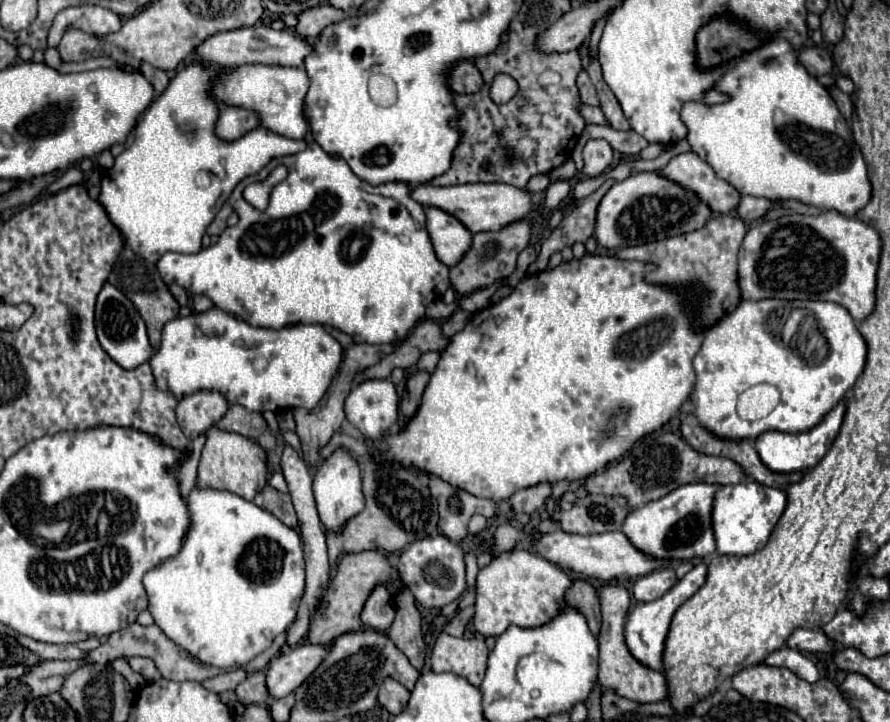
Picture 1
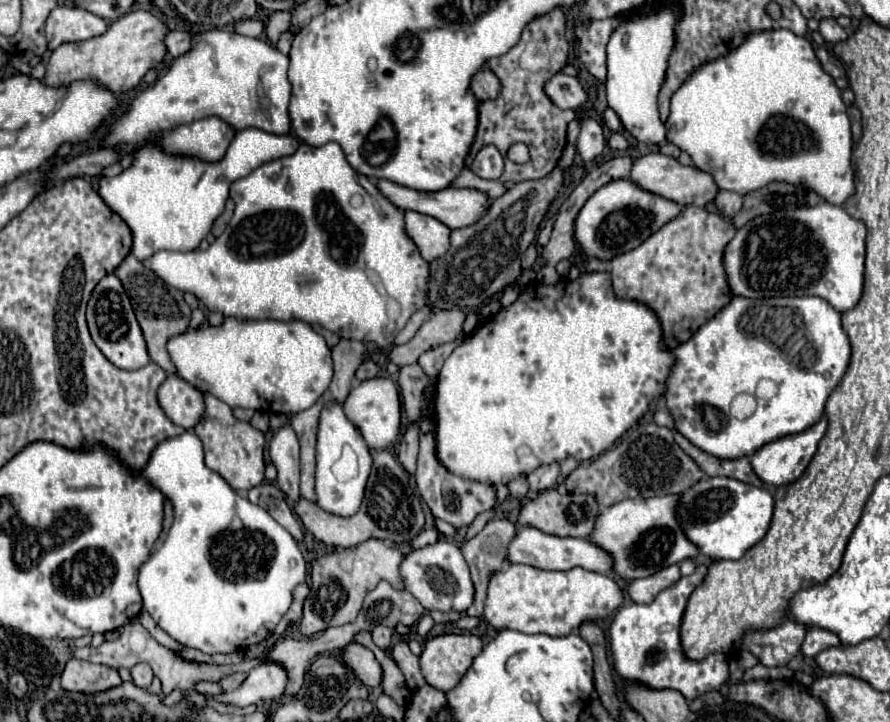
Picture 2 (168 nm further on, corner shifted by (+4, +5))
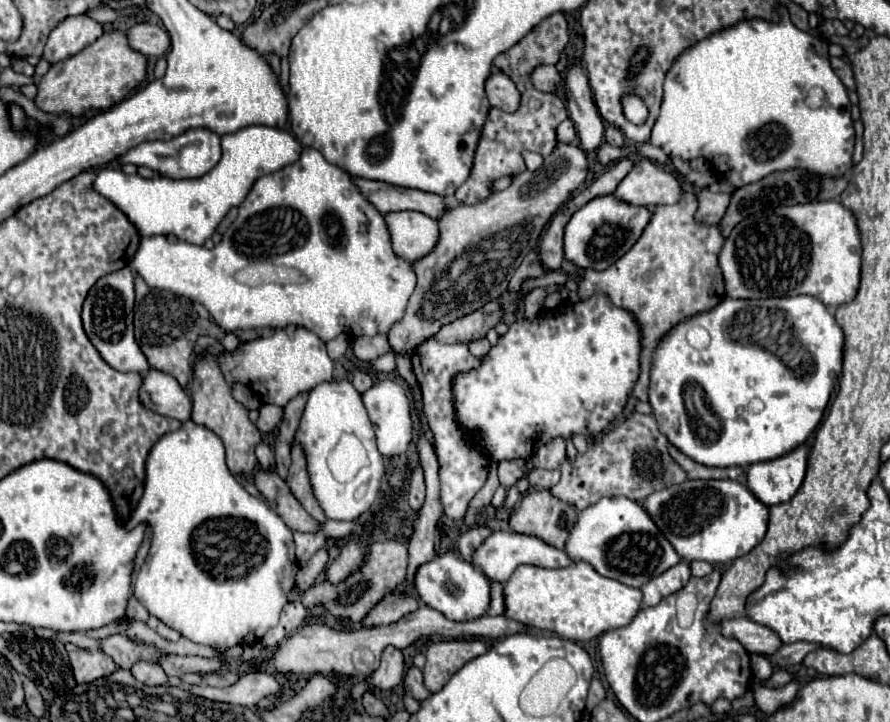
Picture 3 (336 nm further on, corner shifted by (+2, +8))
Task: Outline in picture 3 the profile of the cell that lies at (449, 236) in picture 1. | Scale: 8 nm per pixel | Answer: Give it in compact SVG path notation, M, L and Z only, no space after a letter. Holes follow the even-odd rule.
M391 212L383 216L391 234L391 246L399 258L413 262L433 250L439 228L433 218L419 212Z

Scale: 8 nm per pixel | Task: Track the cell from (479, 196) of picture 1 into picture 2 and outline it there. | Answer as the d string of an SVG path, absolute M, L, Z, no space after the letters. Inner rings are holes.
M379 179L375 181L377 187L381 189L381 193L385 197L389 197L389 201L405 211L419 211L425 215L431 215L435 219L439 219L441 223L445 223L449 229L461 229L461 227L469 227L473 225L473 221L479 221L485 215L485 209L489 209L489 197L485 197L485 193L477 193L477 189L453 189L453 187L445 187L437 193L427 193L427 191L415 191L403 185L397 185L393 181L385 181Z

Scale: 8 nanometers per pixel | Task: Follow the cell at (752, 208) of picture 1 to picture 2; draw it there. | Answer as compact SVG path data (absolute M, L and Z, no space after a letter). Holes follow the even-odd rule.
M721 191L721 193L717 193L717 197L715 197L715 205L719 207L719 211L721 211L727 219L733 219L733 217L741 211L741 201L743 201L743 195L733 193L733 191Z

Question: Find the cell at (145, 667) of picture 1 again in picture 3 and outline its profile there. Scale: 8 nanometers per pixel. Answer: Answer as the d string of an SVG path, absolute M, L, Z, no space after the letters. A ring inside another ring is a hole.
M137 662L131 668L131 674L147 684L147 686L159 686L159 684L167 684L167 674L163 672L163 668L159 664L149 664L149 662Z

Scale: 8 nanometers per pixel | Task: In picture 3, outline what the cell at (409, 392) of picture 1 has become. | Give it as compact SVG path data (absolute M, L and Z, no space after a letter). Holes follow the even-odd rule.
M415 468L409 484L409 506L413 512L419 512L423 502L425 502L425 480L423 480L421 468Z

